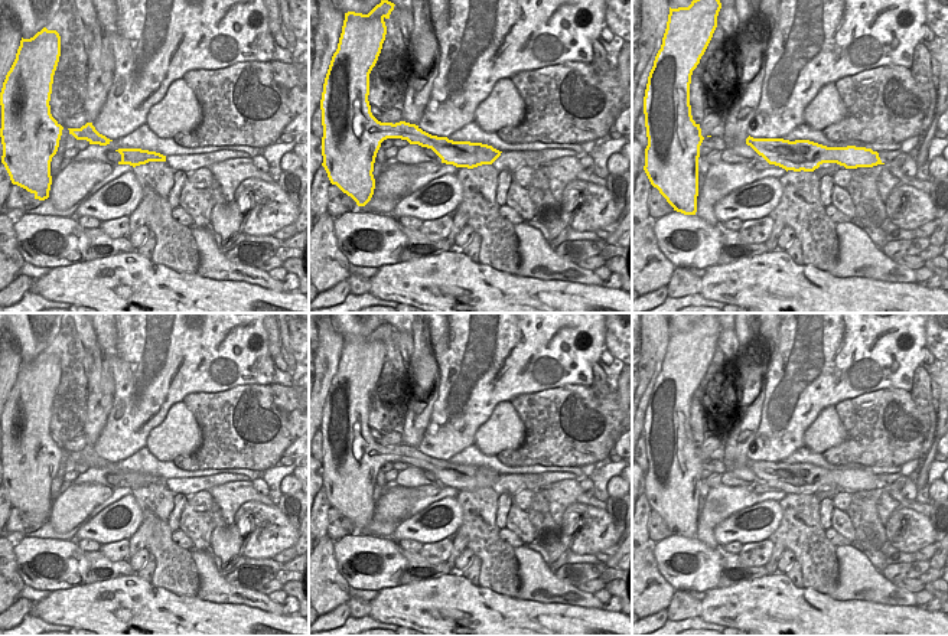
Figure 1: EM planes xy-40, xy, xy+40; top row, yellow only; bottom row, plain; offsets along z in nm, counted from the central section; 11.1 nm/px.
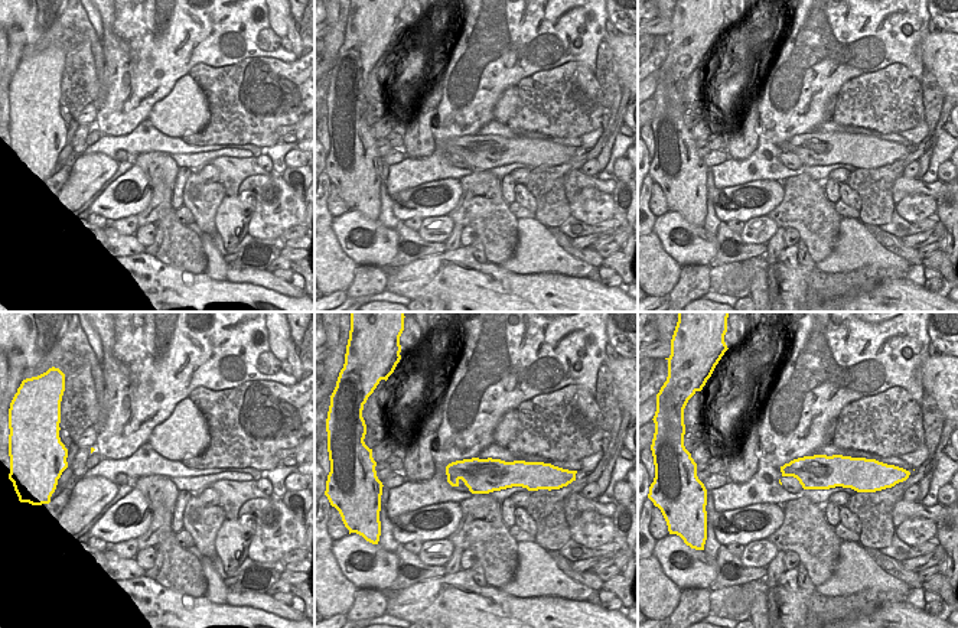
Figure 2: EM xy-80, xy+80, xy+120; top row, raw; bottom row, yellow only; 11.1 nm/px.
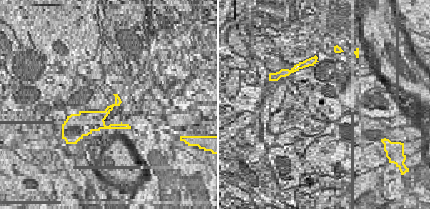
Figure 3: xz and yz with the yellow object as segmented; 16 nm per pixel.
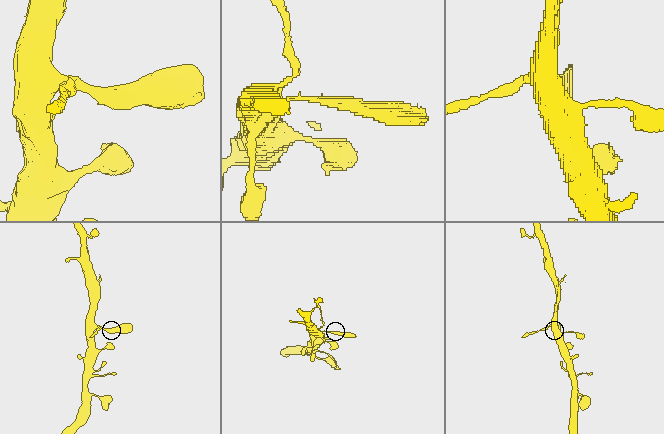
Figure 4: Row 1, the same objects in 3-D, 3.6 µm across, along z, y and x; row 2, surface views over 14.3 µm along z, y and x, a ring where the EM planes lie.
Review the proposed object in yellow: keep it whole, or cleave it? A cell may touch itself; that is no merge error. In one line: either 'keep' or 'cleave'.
keep

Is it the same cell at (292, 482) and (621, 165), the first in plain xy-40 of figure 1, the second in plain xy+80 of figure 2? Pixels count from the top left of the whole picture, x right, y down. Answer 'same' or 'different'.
same

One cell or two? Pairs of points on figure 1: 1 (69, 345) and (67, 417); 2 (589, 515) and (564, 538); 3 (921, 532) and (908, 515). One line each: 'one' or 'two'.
1: one
2: two
3: one

